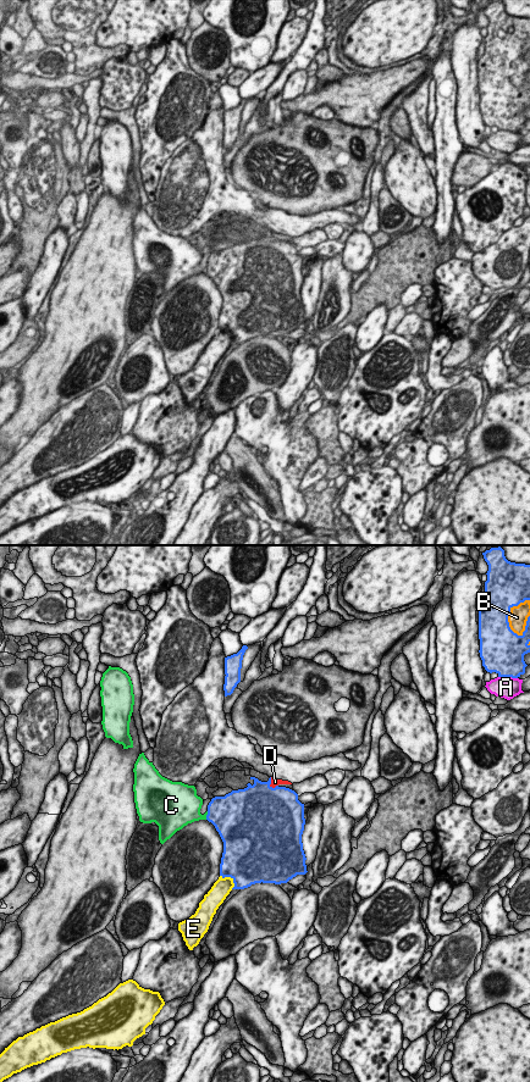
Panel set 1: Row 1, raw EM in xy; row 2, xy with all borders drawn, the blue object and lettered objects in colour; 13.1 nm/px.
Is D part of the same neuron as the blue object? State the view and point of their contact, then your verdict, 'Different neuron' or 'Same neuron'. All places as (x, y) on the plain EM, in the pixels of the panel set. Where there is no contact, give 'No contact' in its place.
Touches blue at xy (270, 237). Same neuron

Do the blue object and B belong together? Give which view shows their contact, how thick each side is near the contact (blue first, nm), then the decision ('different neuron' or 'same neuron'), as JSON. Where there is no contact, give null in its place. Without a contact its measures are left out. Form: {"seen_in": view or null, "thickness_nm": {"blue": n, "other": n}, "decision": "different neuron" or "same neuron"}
{"seen_in": "xy", "thickness_nm": {"blue": 400, "other": 260}, "decision": "same neuron"}

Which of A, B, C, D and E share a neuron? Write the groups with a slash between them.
A / B D / C / E

